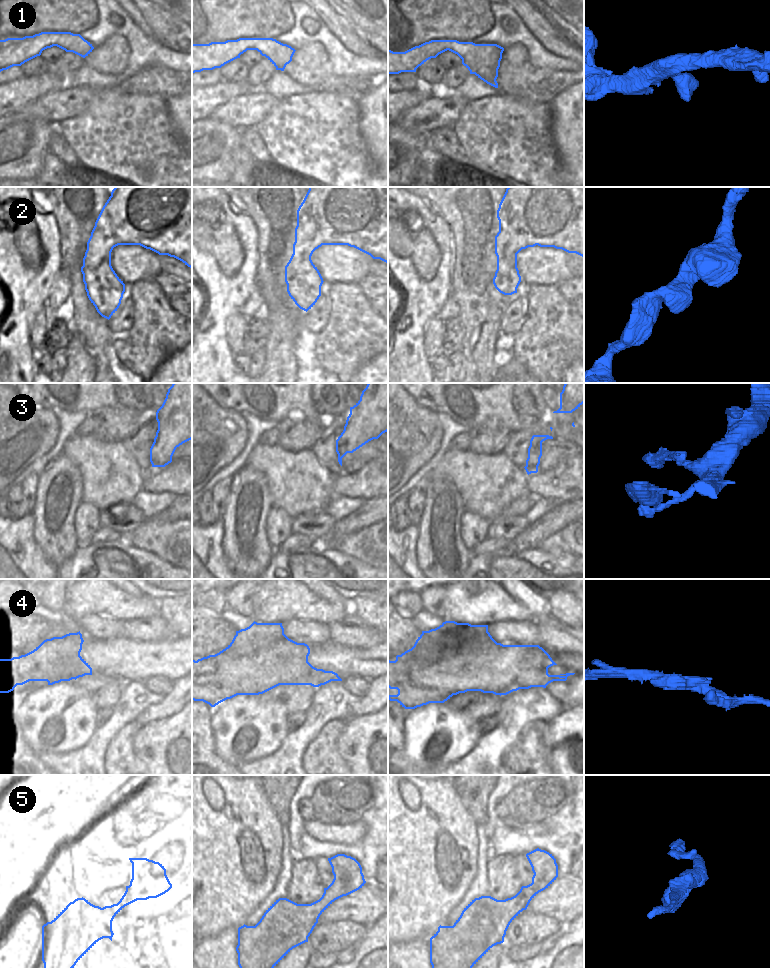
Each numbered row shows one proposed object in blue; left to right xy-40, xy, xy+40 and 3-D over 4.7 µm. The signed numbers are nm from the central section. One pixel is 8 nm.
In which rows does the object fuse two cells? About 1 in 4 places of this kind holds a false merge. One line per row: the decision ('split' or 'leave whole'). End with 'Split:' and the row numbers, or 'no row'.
1: leave whole
2: leave whole
3: leave whole
4: split
5: leave whole
Split: 4

